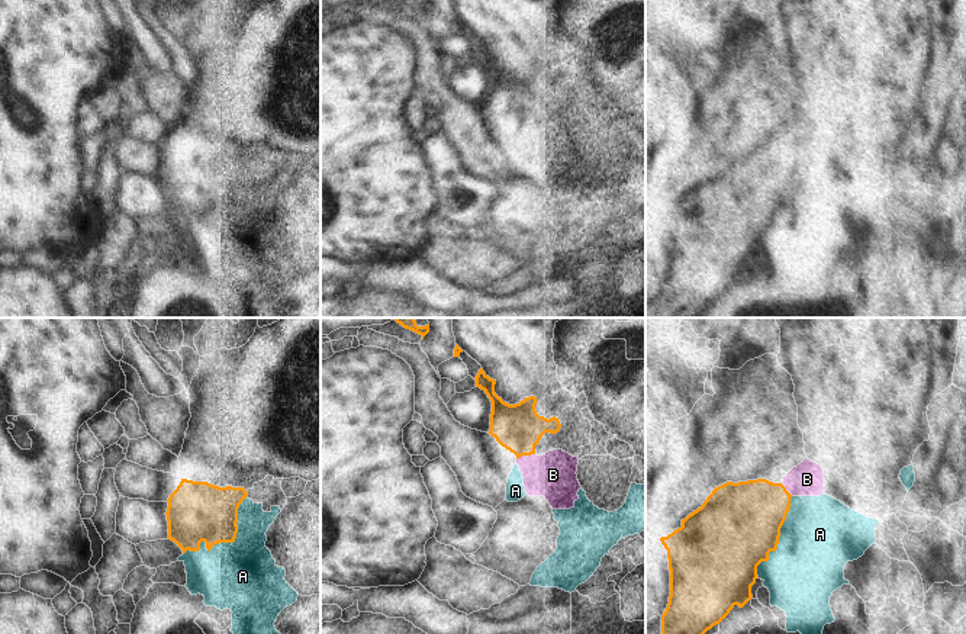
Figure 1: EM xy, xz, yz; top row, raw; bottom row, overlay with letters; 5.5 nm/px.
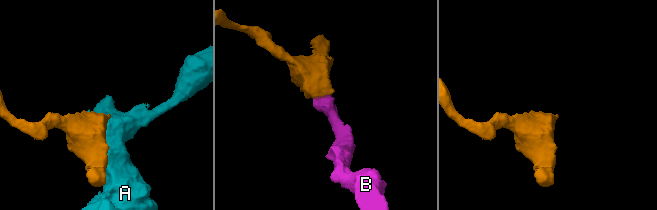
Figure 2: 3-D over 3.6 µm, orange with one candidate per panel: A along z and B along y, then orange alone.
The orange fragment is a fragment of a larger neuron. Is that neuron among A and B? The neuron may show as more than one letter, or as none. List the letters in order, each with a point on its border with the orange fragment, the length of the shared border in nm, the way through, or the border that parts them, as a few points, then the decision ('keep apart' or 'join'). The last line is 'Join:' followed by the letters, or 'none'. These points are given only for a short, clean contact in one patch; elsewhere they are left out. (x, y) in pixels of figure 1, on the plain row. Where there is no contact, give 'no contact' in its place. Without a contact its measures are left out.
A: meets orange in xy at (226, 216); contact 480 nm long; keep apart
B: meets orange in xz at (525, 129); contact 110 nm long; runs through xz (518, 103), (525, 129), (546, 150), (553, 150); join
Join: B

